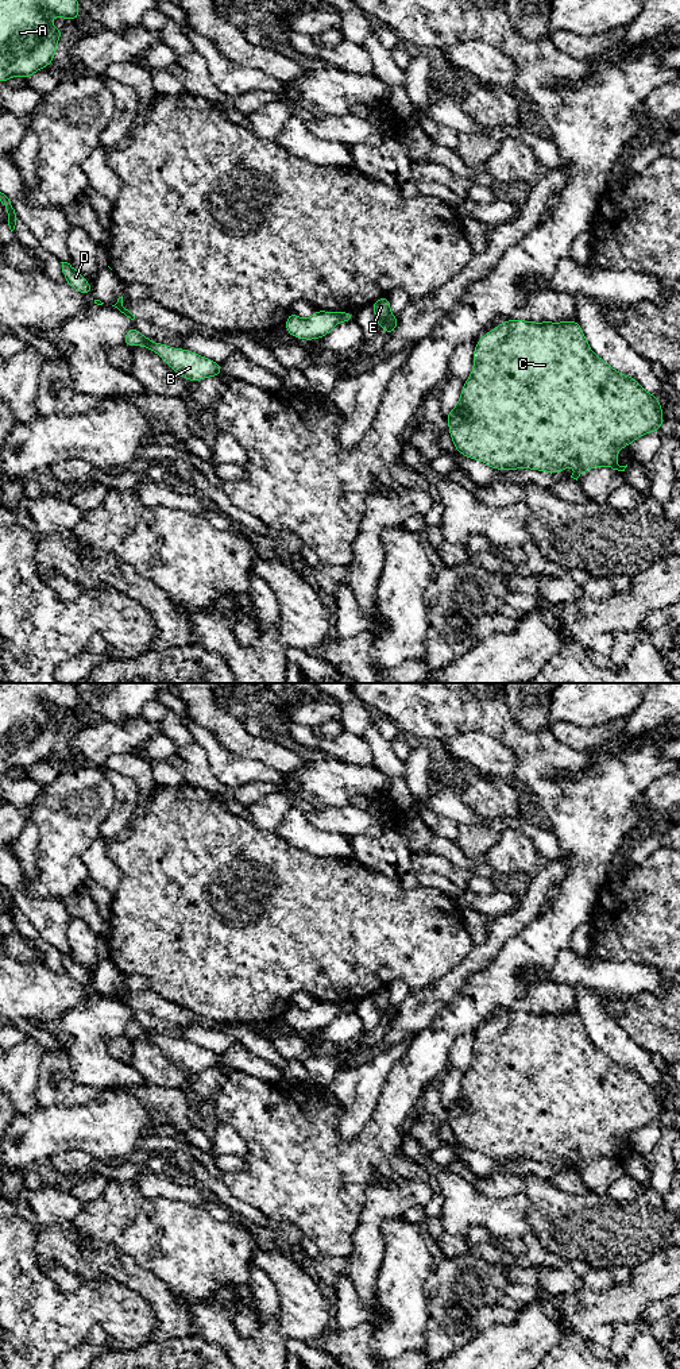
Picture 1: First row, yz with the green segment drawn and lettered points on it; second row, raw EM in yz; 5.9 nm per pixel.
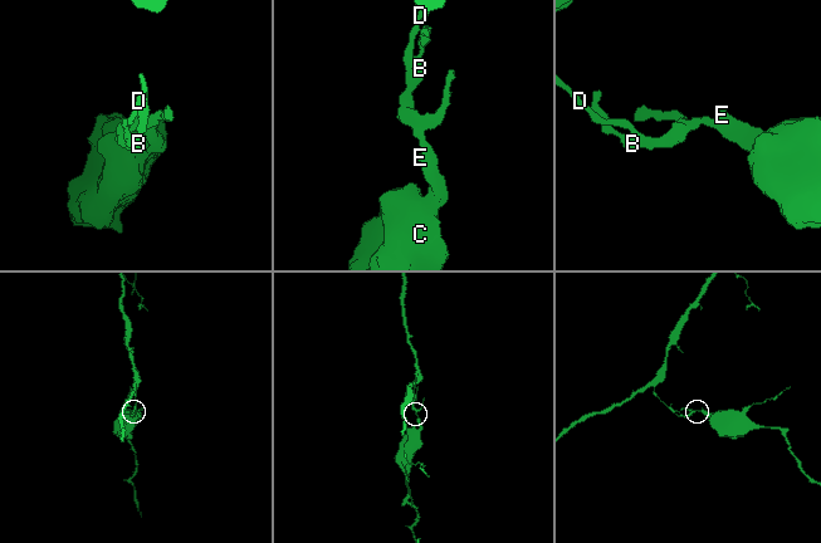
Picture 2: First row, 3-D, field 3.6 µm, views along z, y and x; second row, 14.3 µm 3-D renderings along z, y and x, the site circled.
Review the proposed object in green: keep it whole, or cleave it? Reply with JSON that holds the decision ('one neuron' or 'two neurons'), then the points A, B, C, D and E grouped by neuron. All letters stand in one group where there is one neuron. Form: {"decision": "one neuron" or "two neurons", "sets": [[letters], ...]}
{"decision": "two neurons", "sets": [["A", "B", "D"], ["C", "E"]]}

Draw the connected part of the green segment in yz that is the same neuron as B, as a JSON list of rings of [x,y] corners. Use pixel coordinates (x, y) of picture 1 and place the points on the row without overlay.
[[[134,1017],[128,1019],[123,1034],[127,1038],[143,1037],[158,1045],[179,1068],[192,1073],[219,1068],[219,1065],[224,1063],[221,1056],[190,1041],[173,1040],[163,1034],[154,1034],[152,1030],[142,1026]]]

